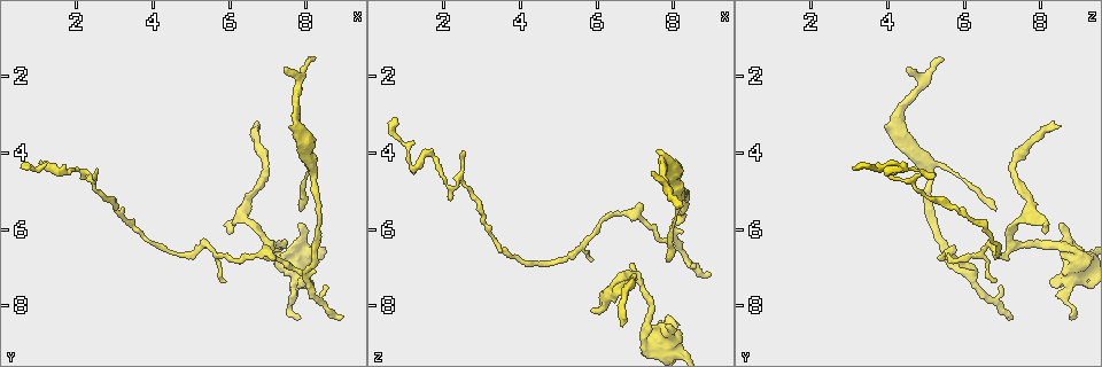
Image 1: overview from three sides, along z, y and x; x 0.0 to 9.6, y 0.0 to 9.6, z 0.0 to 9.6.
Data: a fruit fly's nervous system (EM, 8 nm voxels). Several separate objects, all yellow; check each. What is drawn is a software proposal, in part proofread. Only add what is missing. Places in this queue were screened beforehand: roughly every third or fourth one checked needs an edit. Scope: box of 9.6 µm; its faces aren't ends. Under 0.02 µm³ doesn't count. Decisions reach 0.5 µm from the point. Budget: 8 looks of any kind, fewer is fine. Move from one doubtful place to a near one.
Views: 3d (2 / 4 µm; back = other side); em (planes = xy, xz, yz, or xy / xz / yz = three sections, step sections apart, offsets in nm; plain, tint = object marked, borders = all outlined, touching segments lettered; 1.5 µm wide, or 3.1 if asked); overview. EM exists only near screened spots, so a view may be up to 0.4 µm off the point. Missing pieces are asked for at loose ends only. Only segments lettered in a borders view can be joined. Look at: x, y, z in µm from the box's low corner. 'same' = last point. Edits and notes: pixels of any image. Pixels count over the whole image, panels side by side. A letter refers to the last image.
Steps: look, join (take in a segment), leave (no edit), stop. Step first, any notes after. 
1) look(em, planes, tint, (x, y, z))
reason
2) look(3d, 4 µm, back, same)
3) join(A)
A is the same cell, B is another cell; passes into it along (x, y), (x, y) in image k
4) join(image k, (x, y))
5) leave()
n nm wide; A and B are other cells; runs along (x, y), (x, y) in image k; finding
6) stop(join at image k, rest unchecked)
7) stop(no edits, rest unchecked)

look(3d, 4 µm, (8.20, 1.50, 5.35))
an open end

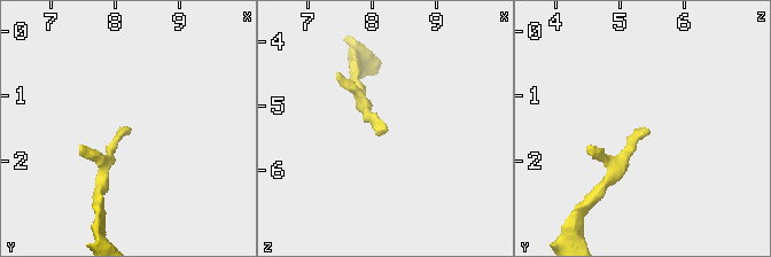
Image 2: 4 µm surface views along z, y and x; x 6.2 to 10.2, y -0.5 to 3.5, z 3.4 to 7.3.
look(em, planes, borders, (8.20, 1.50, 5.35))
need the tissue

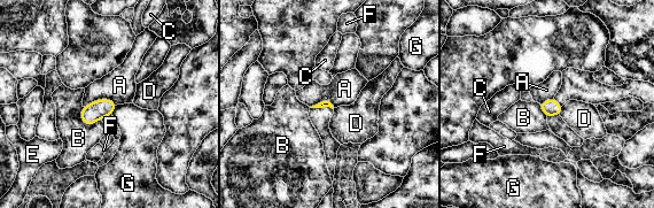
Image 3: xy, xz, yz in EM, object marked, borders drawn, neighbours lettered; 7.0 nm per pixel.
leave()
A, B, C, D, E, F and G are other cells; border along (116, 104), (96, 99), (84, 107) in image 3; no lettered segment goes on from it

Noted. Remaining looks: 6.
look(em, planes, tint, (6.70, 3.30, 8.55))
long arm stops here

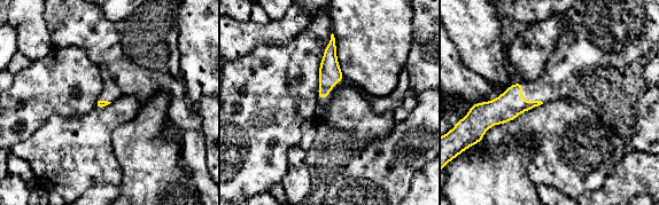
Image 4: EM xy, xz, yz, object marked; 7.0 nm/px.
look(em, planes, borders, same)

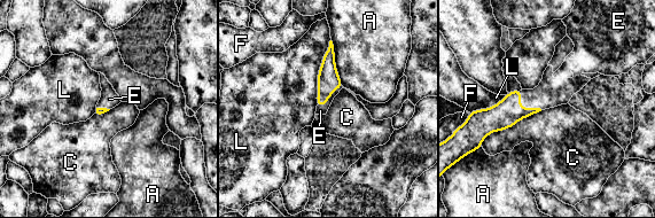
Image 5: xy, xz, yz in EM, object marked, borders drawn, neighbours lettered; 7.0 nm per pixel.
join(E)
E is the same cell, A, C, F and L are other cells; passes into it along (504, 115), (523, 108), (551, 92) in image 5; the neuron continues

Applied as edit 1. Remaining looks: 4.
look(3d, 2 µm, (8.95, 8.30, 7.25))
thin end

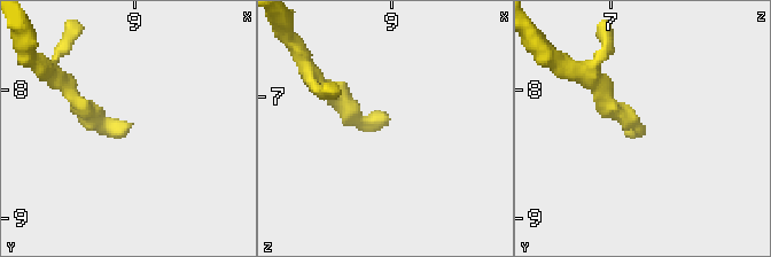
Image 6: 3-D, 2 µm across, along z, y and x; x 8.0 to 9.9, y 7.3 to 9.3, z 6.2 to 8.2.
look(em, yz, step 8, tint, (8.96, 8.34, 7.24))

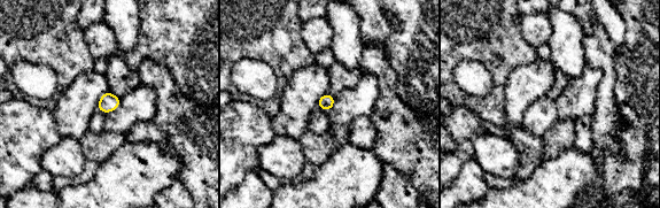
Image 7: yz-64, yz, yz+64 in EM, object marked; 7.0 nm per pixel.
look(em, yz, step 8, borders, same)
see the neighbours

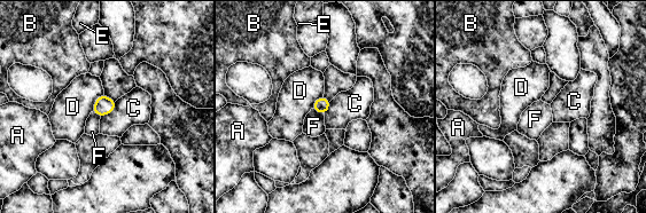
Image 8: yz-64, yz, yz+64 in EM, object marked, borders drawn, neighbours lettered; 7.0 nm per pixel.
join(F)
F is the same cell, A, B, C, D and E are other cells; it goes on there

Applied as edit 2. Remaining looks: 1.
stop(join at image 5, join at image 8, rest unchecked)

